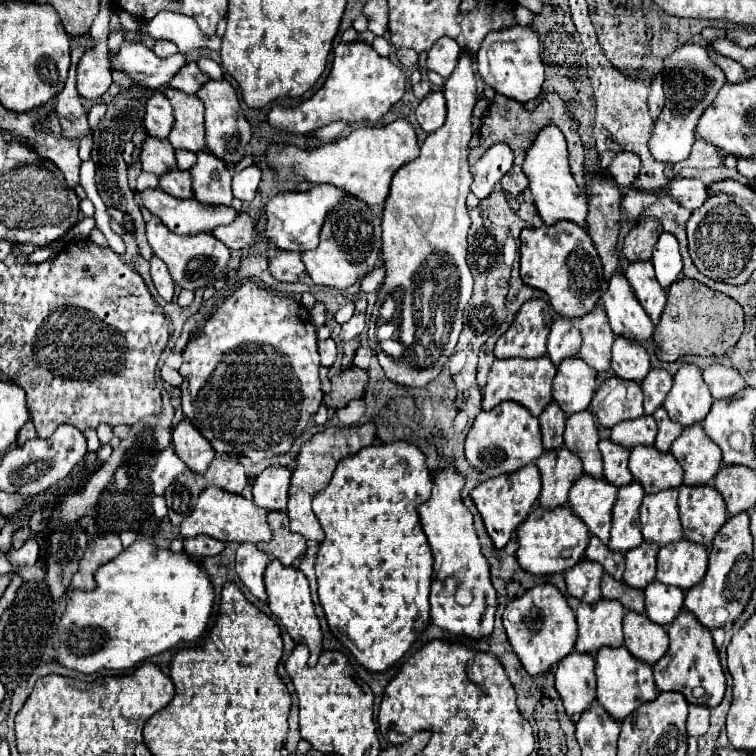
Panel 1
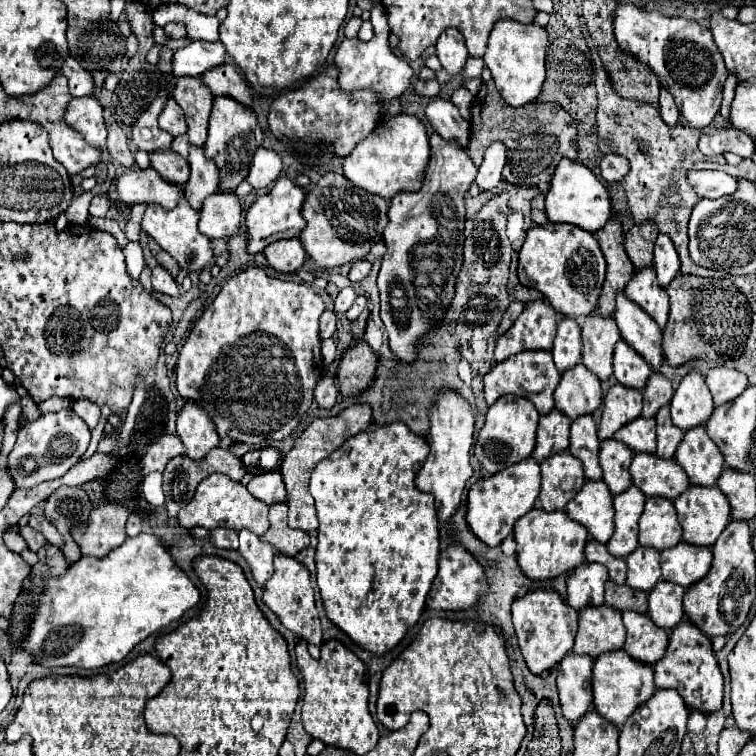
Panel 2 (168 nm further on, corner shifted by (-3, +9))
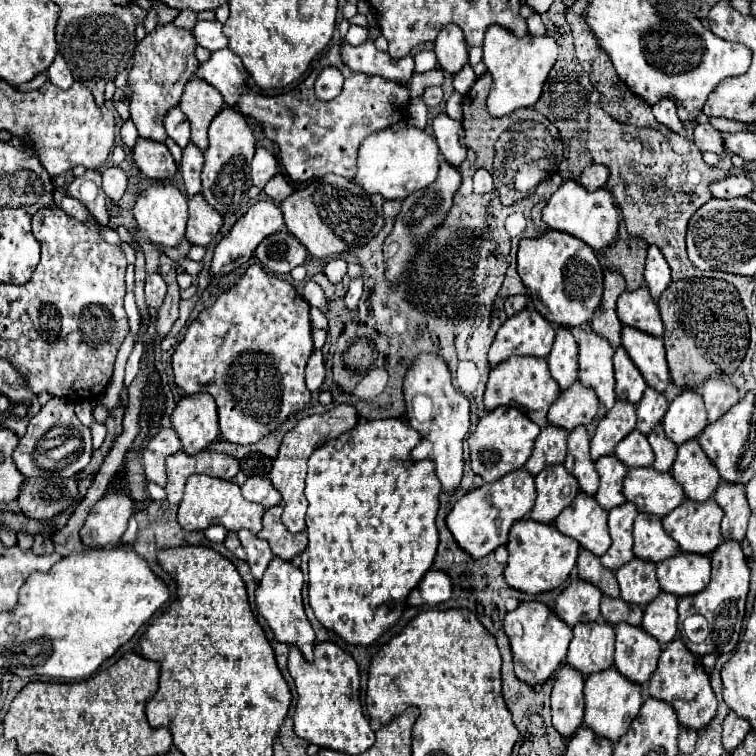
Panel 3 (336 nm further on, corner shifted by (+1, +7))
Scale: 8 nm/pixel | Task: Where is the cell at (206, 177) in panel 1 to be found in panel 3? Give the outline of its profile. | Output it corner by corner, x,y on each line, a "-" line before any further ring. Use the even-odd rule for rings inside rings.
190,142
184,148
184,156
182,156
182,162
180,162
180,172
182,172
182,178
184,178
184,188
186,188
188,200
202,192
202,184
200,184
202,164
204,164
202,150

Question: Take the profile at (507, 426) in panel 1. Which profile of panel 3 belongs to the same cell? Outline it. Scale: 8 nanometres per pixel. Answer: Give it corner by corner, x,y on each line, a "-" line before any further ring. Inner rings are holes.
500,406
492,412
486,412
480,418
472,436
468,438
474,474
482,476
484,482
496,482
504,474
522,468
532,452
532,446
538,434
540,434
540,428
522,410
514,406

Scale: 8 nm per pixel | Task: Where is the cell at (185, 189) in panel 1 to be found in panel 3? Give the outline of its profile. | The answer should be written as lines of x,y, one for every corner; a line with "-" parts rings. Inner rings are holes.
138,138
132,150
132,158
136,160
140,172
152,180
168,180
178,172
178,164
174,162
170,150
154,140

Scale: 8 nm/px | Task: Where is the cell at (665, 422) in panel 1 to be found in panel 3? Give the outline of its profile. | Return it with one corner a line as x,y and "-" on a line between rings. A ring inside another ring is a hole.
656,424
654,430
650,432
648,436
650,440
650,446
654,450
654,468
660,470
660,472
668,472
672,468
672,462
674,462
674,456
676,456
676,450
678,446
664,434
664,428
662,424

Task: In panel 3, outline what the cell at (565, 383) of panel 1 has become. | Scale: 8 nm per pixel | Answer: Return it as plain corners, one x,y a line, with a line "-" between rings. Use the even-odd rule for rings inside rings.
576,380
570,388
562,390
560,396
548,410
548,422
558,424
564,430
574,430
576,426
586,426
594,420
598,412
598,396
592,388
582,386

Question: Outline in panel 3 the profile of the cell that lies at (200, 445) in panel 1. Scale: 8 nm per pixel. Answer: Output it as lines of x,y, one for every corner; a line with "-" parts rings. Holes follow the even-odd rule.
184,396
172,412
172,428
178,432
182,452
198,454
218,436
218,414
212,396

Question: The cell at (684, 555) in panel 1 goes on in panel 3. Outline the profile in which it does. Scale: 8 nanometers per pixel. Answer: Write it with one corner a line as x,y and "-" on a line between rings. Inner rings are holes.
678,552
658,564
658,582
664,592
680,598
696,594
710,582
710,556

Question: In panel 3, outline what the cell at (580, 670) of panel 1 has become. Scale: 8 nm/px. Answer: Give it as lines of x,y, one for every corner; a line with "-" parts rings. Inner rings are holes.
562,664
554,678
552,688
552,724
554,728
570,738
580,726
584,718
584,674
572,668
570,664

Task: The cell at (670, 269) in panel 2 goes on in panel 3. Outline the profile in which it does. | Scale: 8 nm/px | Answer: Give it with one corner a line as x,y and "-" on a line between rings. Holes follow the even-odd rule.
650,246
648,248
648,258
646,258
646,272
644,272
644,280
646,286
652,292
652,298
660,298
660,294
666,290
666,286
670,284
670,268
666,258
662,256
658,246

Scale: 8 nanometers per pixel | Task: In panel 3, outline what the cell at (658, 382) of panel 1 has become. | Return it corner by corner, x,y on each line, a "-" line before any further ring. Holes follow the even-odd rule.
646,388
642,400
638,402
638,422
636,428
644,434
648,434
666,414
668,410
668,400
664,398
662,392
654,390
654,388

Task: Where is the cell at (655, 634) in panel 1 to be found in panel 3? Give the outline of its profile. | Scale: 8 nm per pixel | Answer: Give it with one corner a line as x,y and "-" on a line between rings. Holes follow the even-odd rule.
626,622
616,626
614,666
628,680
644,684
656,670
660,650
658,640
654,640
654,636
650,636
642,626
632,626
-
628,648
632,650
630,656
624,654

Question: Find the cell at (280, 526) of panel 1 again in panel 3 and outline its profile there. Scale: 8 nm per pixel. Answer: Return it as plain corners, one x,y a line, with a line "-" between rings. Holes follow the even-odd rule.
280,504
268,508
264,512
264,528
260,530
258,536
262,540
268,540
274,556
284,558
284,560
292,560
294,556
298,556
306,548
308,538
306,538
306,532
300,532
300,534
288,532
284,528
280,516
282,516
282,506

